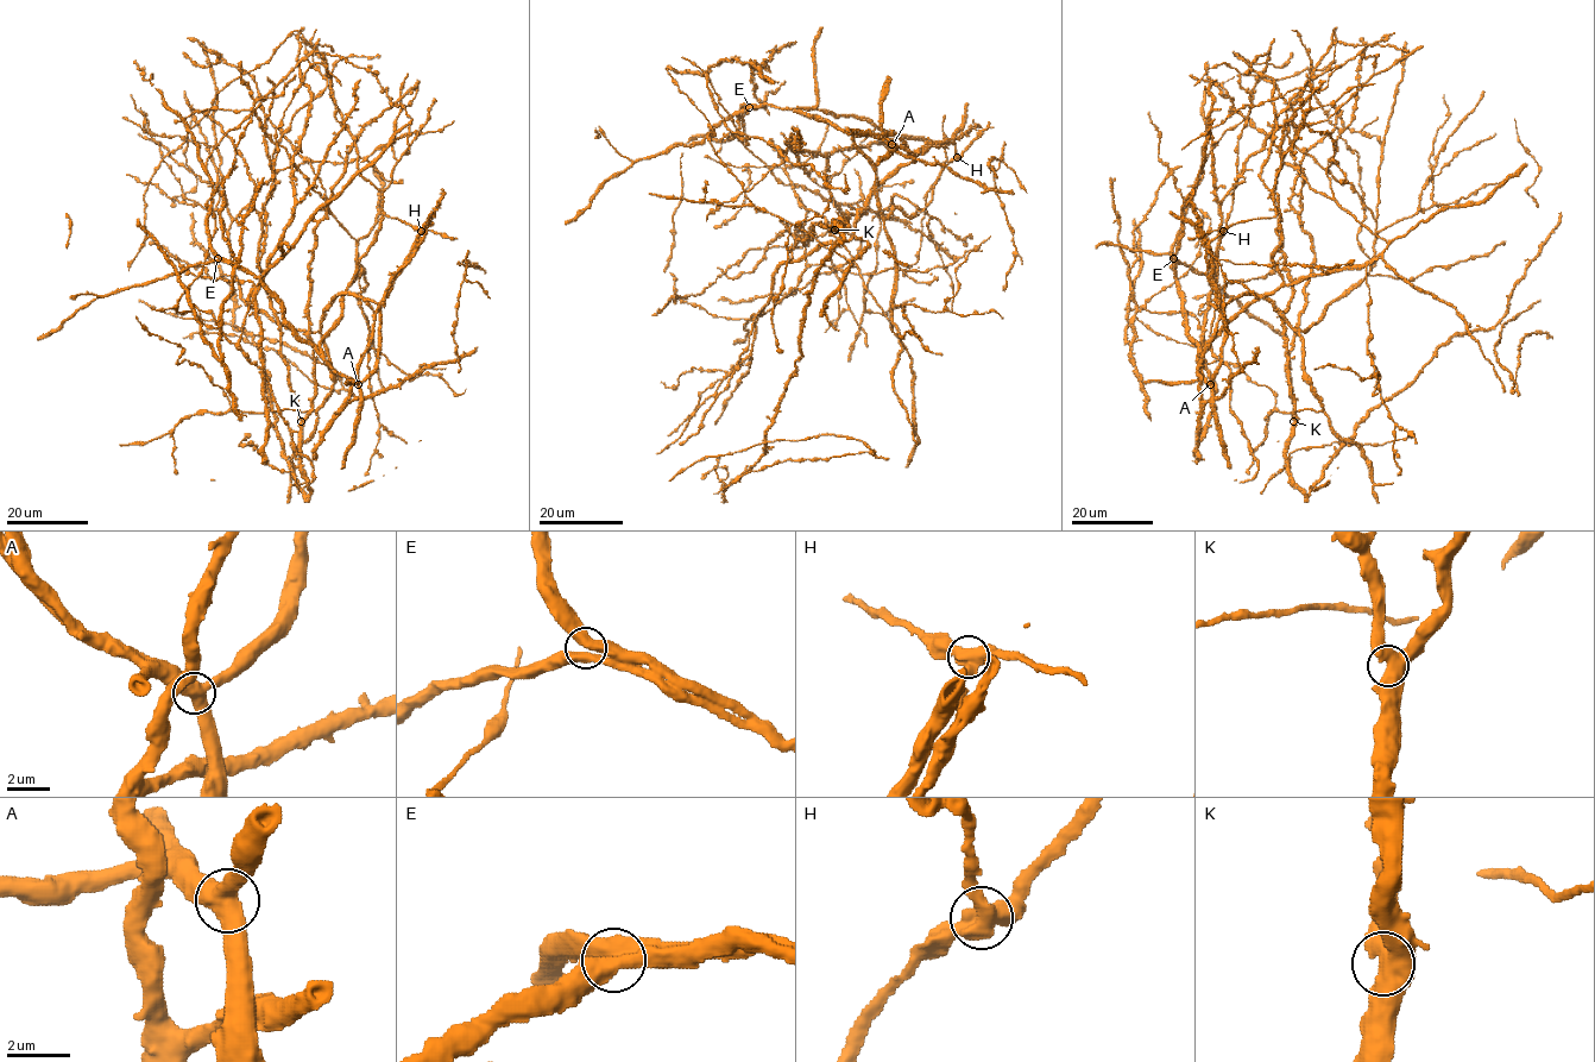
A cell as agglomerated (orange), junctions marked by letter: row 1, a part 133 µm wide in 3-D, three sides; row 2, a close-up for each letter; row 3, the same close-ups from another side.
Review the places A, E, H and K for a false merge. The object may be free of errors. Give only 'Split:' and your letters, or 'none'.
Split: none

